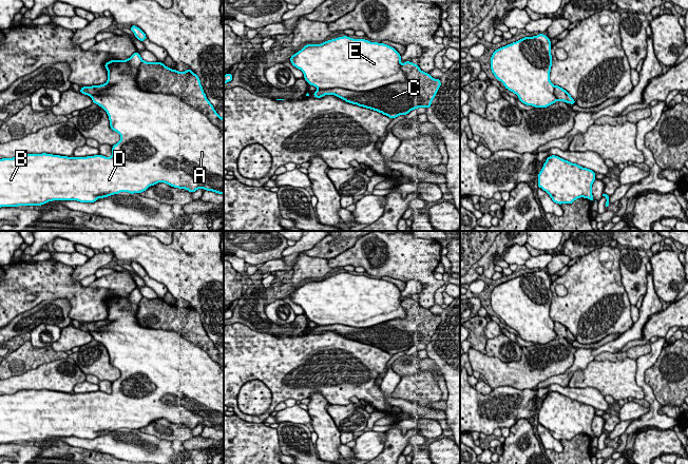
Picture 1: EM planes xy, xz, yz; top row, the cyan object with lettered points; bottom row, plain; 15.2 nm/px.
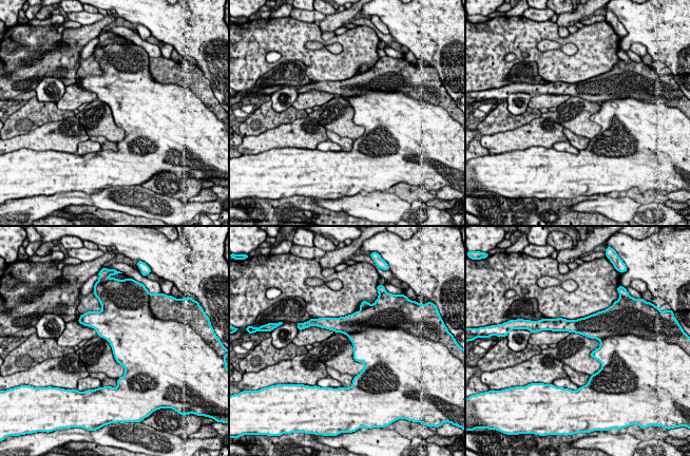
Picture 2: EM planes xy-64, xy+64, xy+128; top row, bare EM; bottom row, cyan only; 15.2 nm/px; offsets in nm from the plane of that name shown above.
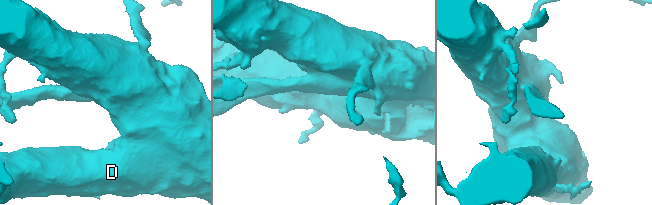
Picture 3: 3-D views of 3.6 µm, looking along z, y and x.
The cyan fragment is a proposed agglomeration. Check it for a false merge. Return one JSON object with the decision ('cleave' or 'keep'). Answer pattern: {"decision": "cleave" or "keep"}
{"decision": "cleave"}

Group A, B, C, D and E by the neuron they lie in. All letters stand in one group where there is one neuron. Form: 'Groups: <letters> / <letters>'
Groups: A B D E / C

